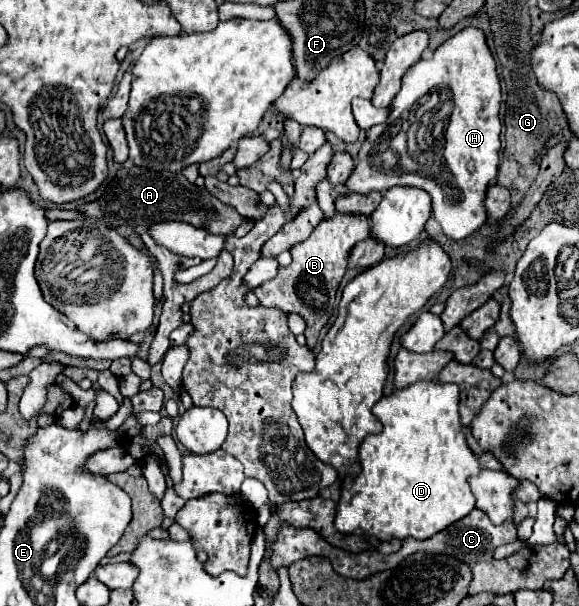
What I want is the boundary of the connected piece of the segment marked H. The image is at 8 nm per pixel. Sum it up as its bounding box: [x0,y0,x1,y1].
[334,27,500,239]

